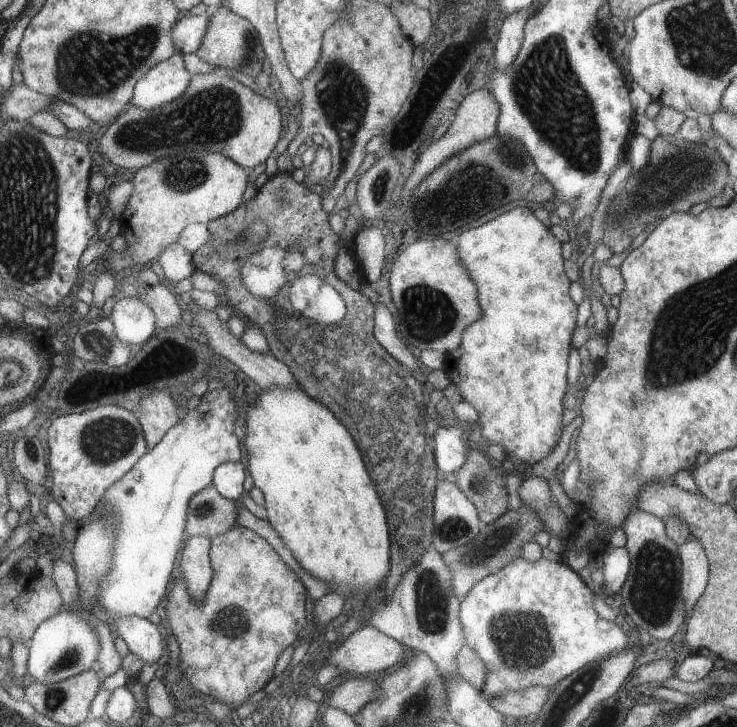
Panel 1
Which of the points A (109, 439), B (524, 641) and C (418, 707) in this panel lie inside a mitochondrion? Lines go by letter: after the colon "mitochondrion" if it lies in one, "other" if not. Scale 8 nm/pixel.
A: mitochondrion
B: mitochondrion
C: mitochondrion

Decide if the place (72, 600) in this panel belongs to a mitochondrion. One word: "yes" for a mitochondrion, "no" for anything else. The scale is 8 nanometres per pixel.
no

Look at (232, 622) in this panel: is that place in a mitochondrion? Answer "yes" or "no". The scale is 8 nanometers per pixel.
yes

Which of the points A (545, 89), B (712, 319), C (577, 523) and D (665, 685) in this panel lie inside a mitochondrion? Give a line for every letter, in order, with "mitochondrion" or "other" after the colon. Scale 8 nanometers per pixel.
A: mitochondrion
B: mitochondrion
C: other
D: other

